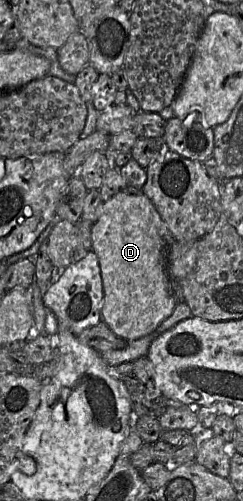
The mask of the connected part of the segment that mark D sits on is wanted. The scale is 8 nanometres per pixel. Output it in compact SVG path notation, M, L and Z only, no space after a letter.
M120 191L102 204L100 215L92 225L91 234L92 250L98 257L103 282L104 300L102 322L105 323L116 336L125 341L134 341L153 333L164 320L171 316L177 305L177 285L174 284L169 275L167 261L167 249L169 244L176 240L171 237L167 226L161 219L155 206L141 191Z

